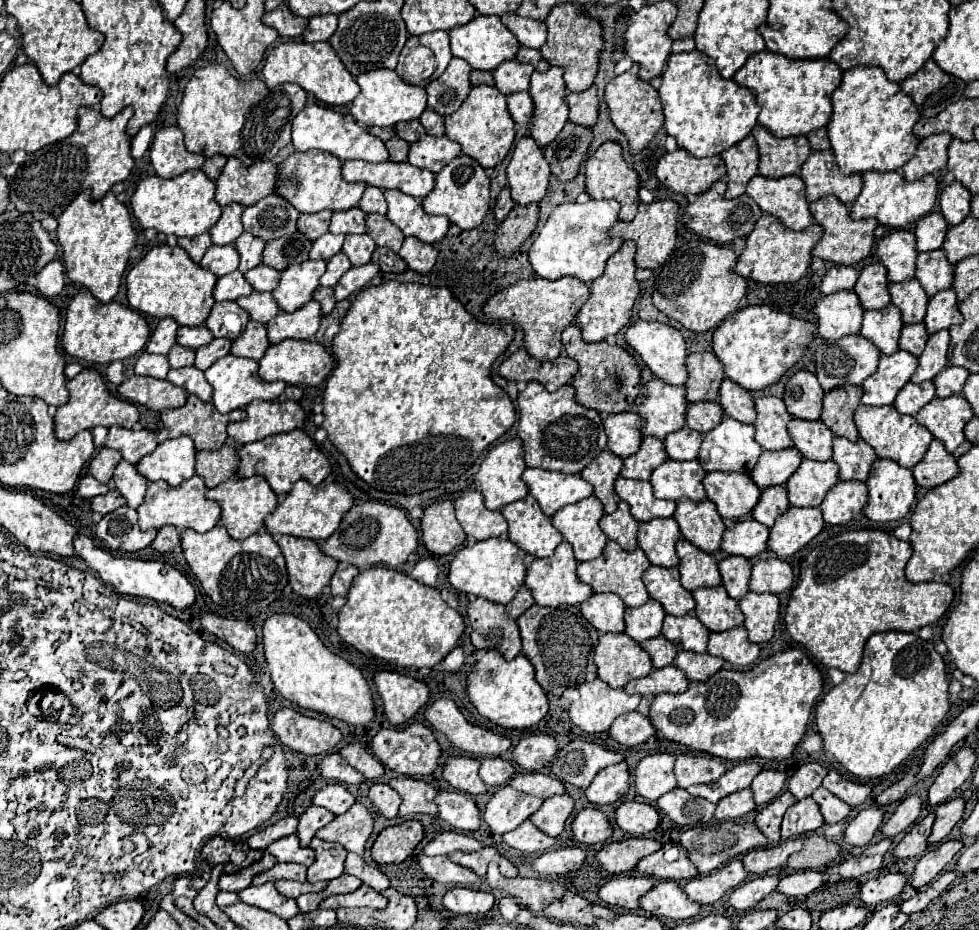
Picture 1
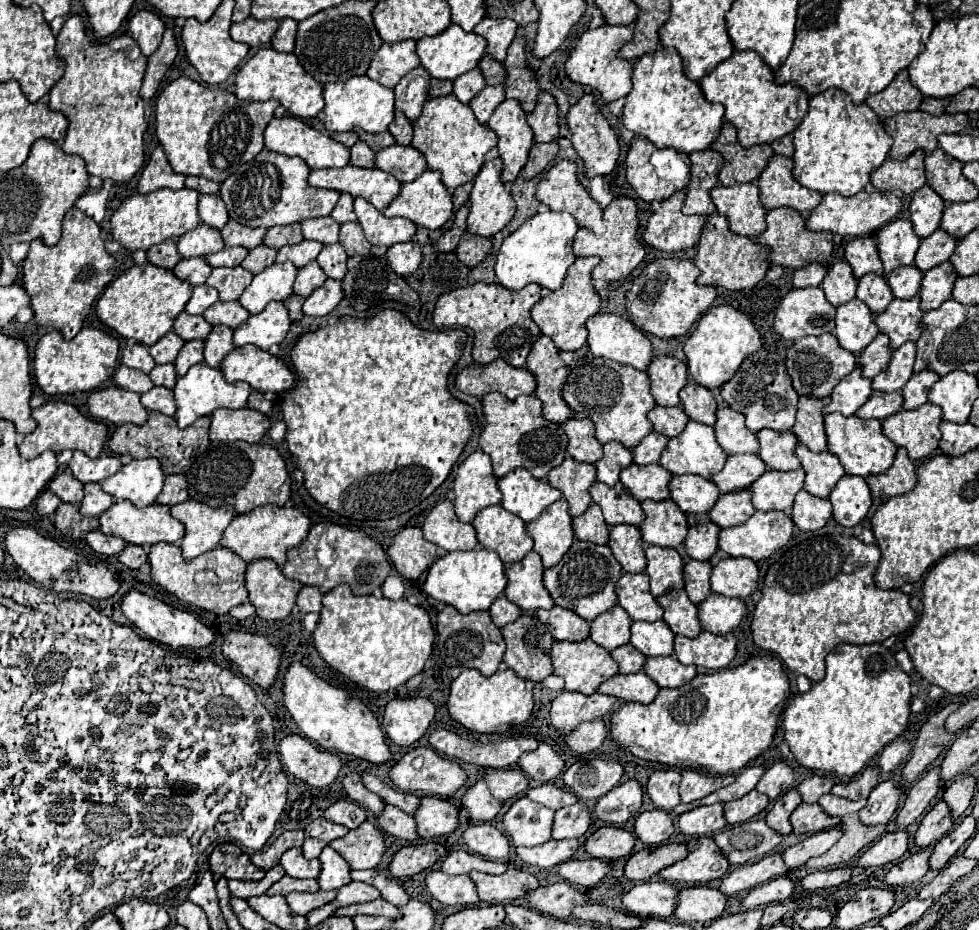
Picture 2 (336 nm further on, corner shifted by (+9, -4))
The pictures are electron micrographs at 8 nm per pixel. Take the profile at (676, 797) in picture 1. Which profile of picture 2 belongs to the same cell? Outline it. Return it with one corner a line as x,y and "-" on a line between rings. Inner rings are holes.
724,804
694,808
694,810
678,816
678,826
688,836
706,836
706,834
720,832
722,828
726,828

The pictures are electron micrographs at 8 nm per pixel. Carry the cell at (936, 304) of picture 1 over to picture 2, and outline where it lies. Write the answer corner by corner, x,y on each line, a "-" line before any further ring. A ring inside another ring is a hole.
918,296
910,300
894,298
888,304
886,312
874,318
878,330
890,338
892,350
896,350
908,340
916,342
920,338
920,320
922,320
922,310

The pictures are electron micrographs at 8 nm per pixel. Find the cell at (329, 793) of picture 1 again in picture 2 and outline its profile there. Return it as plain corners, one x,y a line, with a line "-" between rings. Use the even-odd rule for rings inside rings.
340,800
340,802
332,804
332,806
324,812
324,818
330,820
330,822
342,824
342,826
354,830
354,828
360,826
368,816
366,816
366,810
360,808
358,804
348,802
348,800

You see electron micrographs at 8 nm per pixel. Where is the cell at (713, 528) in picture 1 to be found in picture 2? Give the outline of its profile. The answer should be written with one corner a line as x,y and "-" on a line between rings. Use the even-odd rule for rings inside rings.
644,500
642,510
646,518
640,522
638,528
646,544
678,548
684,542
684,536
688,534
688,522
686,514
680,512
674,500

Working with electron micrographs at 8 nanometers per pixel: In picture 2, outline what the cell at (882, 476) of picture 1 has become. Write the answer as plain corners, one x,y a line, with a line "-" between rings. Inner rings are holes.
848,474
840,478
828,500
832,502
832,518
842,526
856,526
872,506
872,496
866,480

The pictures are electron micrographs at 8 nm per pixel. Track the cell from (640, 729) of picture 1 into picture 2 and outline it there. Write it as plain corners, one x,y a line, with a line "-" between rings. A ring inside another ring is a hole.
592,720
592,722
584,722
580,724
580,728
574,728
570,734
564,736
564,742
568,744
570,750
578,752
578,754
586,754
596,750
604,738
608,736
608,730
604,726
602,720

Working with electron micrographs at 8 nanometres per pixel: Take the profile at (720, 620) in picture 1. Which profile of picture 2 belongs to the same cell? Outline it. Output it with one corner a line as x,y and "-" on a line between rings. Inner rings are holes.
672,590
656,598
664,608
664,622
670,626
674,634
682,634
686,638
694,638
700,634
698,608
688,600
686,590

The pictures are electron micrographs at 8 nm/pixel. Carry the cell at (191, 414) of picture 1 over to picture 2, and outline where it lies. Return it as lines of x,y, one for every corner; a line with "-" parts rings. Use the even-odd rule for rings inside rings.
152,412
146,420
146,424
142,426
130,426
130,424
122,424
118,426
112,436
110,436
110,450
118,456
122,454
128,454
132,458
156,458
160,460
160,466
162,466
162,472
168,476
168,474
182,474
190,468
192,460
196,456
200,456
200,452
204,452
210,444
208,440
208,428
210,428
210,418
198,418
196,424
180,430
176,428
176,420
170,418
170,416
164,416
160,412

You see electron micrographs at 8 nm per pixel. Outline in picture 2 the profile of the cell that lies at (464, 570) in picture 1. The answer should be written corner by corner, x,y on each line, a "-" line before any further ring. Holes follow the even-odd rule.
474,548
468,552
452,552
438,558
426,576
424,590
438,602
454,606
458,612
468,614
476,610
488,610
490,604
504,592
506,576
502,560
492,550

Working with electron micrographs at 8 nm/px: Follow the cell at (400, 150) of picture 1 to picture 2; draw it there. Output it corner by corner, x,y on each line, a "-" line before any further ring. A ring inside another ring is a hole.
356,142
350,148
350,164
358,168
374,168
374,152
364,142

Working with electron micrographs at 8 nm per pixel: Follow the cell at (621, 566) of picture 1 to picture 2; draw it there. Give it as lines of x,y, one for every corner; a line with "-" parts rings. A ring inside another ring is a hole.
574,540
572,548
562,556
562,560
556,566
544,570
544,588
550,592
556,606
568,608
584,620
592,622
596,616
616,606
618,600
614,594
614,586
620,574
622,568
608,546

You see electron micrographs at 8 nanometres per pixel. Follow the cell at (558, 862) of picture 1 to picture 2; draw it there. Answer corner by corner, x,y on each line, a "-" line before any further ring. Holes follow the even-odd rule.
568,860
564,864
558,866
558,874
576,886
584,886
584,888
592,888
596,886
600,880
606,878
606,874
610,872
610,864
606,860

